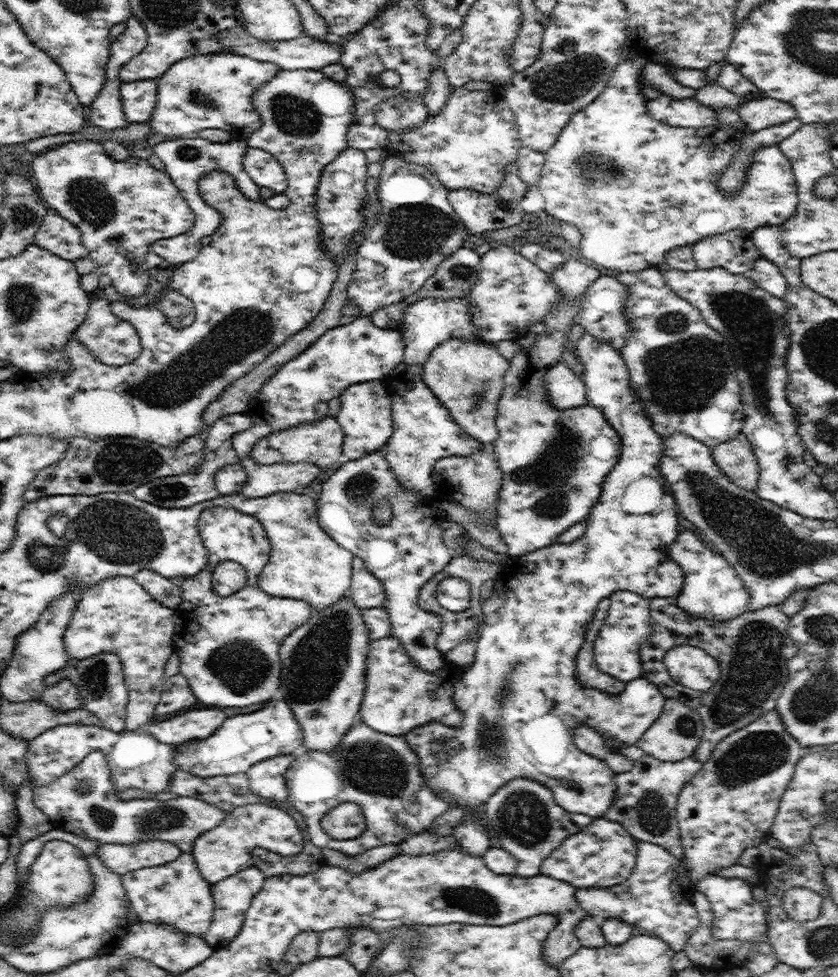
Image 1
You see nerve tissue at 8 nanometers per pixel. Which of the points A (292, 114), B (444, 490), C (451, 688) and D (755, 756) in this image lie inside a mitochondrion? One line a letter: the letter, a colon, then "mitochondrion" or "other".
A: mitochondrion
B: other
C: other
D: mitochondrion

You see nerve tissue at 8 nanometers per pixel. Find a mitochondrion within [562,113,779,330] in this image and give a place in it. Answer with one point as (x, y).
(589, 164)

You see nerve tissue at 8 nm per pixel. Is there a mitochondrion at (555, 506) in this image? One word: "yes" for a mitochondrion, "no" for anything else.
yes

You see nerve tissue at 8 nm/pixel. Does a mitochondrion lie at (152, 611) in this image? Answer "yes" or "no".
no

